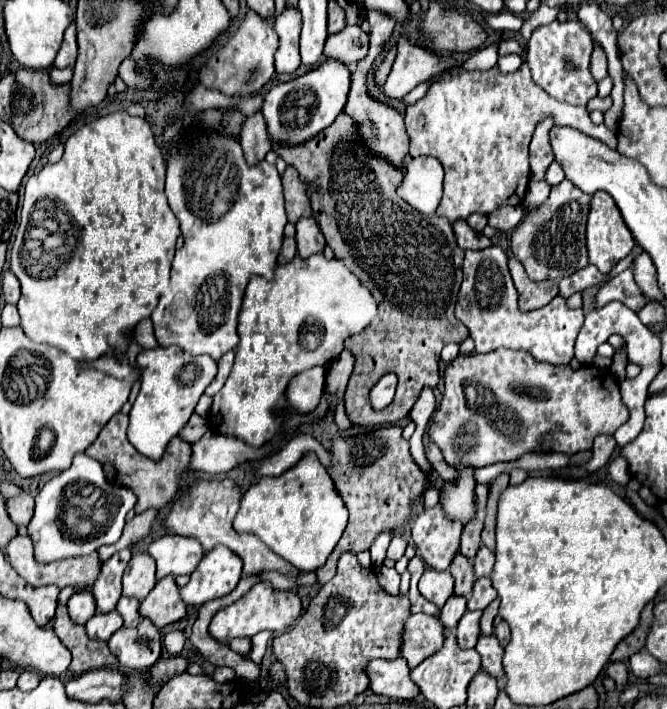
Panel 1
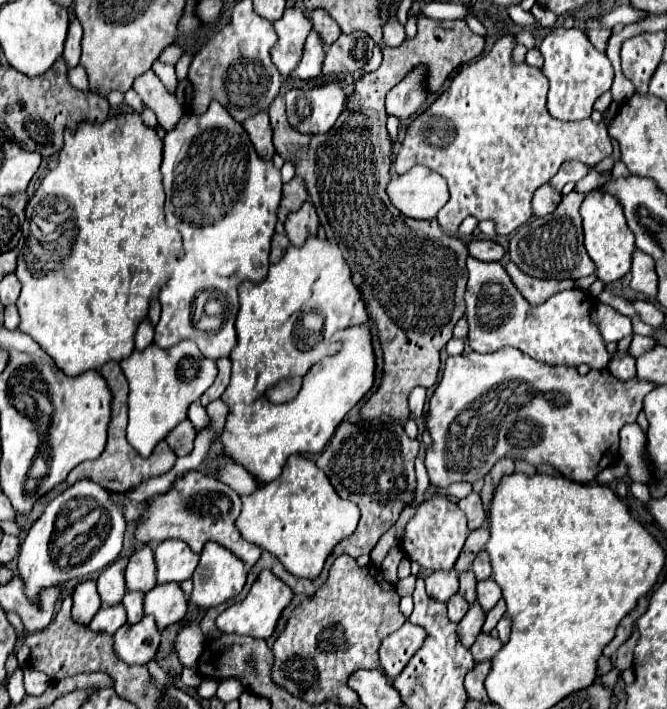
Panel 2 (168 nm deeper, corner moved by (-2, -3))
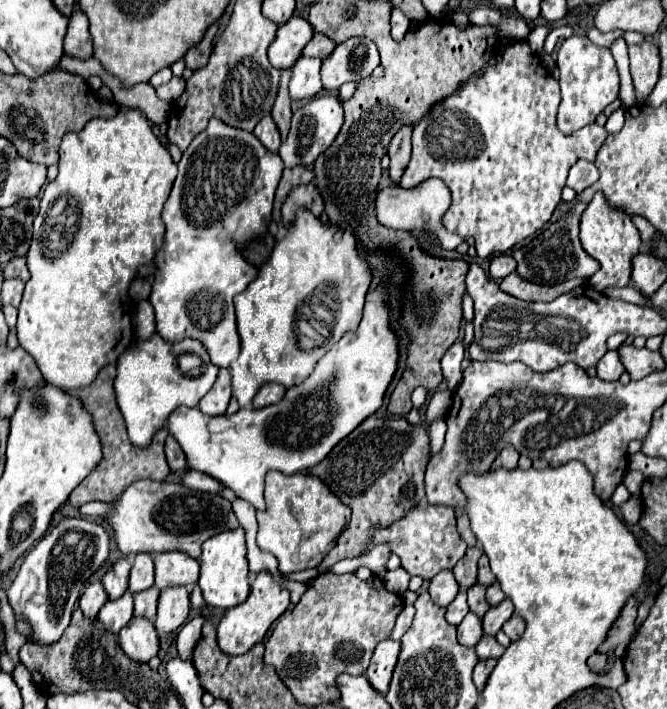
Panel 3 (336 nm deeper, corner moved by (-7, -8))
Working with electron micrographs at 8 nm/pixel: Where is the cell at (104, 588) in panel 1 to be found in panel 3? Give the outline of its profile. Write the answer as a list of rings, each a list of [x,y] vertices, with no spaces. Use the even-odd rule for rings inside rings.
[[[123,556],[119,558],[101,578],[107,594],[111,600],[117,600],[125,590],[127,590],[127,580],[129,580],[129,570],[131,570],[131,558]]]

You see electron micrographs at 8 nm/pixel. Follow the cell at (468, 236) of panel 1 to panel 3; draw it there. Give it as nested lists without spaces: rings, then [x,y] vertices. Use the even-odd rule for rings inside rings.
[[[501,254],[501,256],[495,256],[491,260],[491,268],[489,268],[489,274],[493,280],[503,280],[505,276],[513,274],[515,272],[515,258],[509,256],[509,254]]]

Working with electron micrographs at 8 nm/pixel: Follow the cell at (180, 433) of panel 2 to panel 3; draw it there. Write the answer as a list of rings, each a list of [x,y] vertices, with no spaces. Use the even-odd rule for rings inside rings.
[[[171,434],[167,436],[167,442],[165,442],[165,456],[167,456],[171,472],[183,472],[183,470],[187,470],[185,454],[183,454],[183,450],[179,448],[177,440]]]

